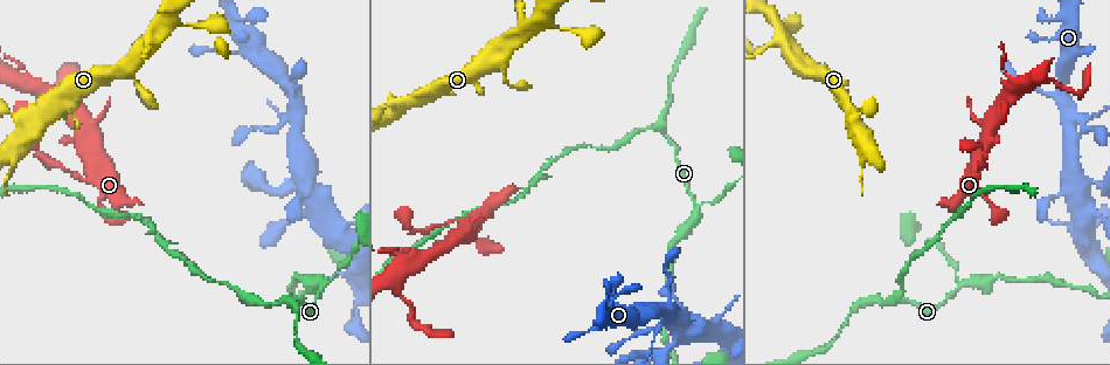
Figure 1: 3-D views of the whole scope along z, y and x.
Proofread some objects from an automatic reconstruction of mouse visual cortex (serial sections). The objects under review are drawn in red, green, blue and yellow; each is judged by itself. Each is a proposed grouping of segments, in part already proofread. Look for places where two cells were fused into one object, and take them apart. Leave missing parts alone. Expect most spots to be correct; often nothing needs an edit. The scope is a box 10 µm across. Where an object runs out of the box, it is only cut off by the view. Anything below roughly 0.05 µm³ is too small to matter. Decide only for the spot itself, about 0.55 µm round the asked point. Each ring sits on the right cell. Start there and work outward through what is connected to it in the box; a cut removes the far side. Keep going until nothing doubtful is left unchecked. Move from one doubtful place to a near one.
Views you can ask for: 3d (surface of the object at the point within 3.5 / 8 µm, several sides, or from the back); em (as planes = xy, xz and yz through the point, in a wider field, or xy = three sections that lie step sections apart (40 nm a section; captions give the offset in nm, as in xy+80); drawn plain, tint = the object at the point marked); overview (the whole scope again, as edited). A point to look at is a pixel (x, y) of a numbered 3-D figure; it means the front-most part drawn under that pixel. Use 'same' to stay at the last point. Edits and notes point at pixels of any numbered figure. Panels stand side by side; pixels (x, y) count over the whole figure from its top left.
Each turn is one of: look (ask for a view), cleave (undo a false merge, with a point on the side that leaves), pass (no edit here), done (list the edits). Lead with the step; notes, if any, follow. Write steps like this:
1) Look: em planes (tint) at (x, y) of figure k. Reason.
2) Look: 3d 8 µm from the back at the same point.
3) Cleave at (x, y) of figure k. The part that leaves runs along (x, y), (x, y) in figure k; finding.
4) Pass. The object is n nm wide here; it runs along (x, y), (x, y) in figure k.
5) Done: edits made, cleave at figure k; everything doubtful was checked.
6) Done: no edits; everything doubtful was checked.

Look: 3d 3.5 µm at (1066, 115) of figure 1. Arms part here.

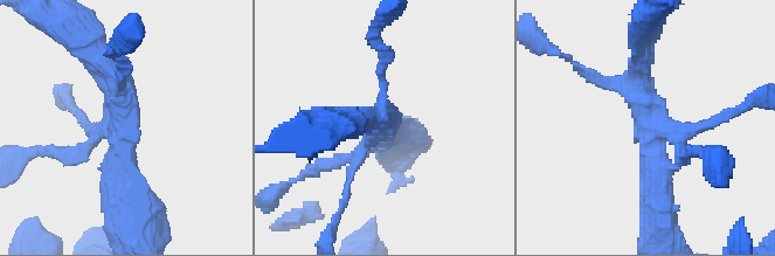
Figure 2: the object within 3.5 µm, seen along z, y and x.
Look: em xy step 3 (tint) at (649, 129) of figure 2. 4 arms meet here; the arms are 150, 200, 300, 350 nm wide.

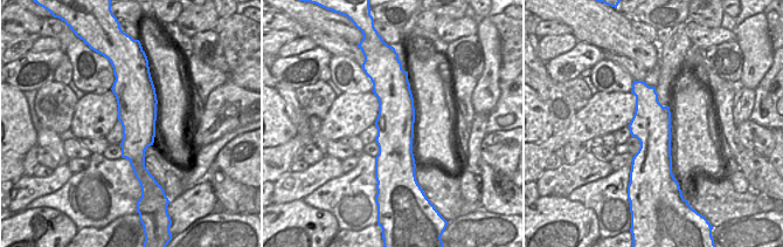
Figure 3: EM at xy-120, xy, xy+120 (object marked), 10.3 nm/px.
Pass. It runs along (101, 57), (119, 82), (130, 208) in figure 2; all the same cell.

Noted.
Look: 3d 3.5 µm at (324, 289) of figure 1. Arms part here.

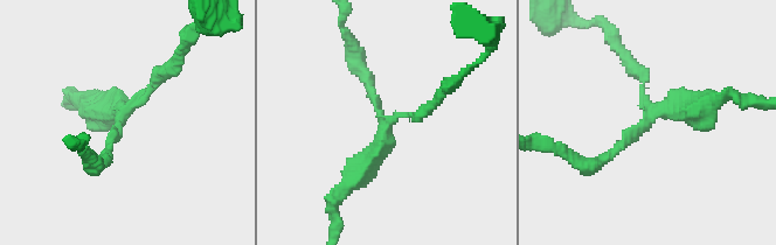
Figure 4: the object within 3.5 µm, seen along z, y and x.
Look: em xy step 1 (tint) at (650, 119) of figure 4. 3 arms meet here; the arms are 150, 150, 350 nm wide; need the tissue.

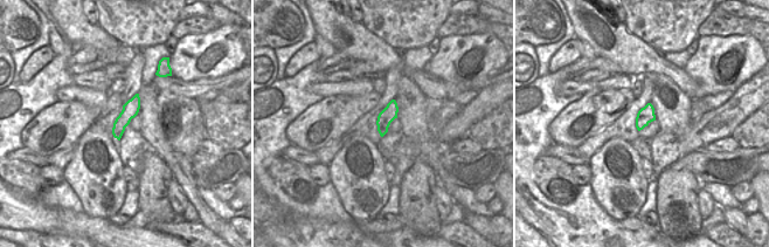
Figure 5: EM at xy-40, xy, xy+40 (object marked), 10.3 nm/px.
Pass. It runs along (596, 165), (659, 111), (713, 100) in figure 4; all the same cell.

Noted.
Look: 3d 3.5 µm at (879, 298) of figure 1. Branch point.

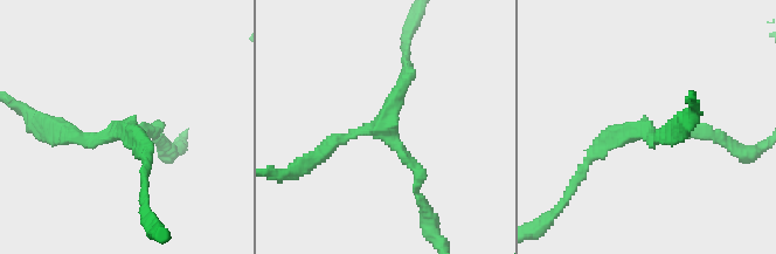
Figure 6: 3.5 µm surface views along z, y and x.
Look: em xy step 5 (tint) at (383, 133) of figure 6. 3 arms meet here; the arms are 150, 200, 200 nm wide.

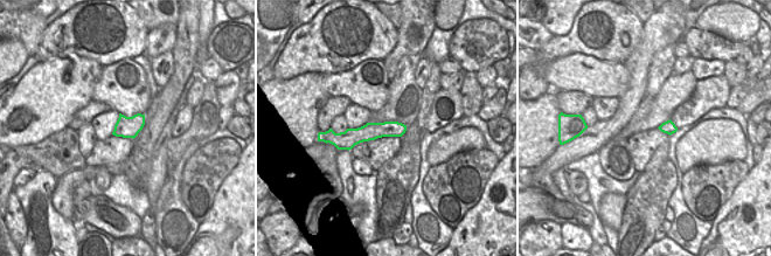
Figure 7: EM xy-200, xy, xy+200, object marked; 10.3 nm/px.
Pass. The object is 190 nm wide here; it runs along (403, 128), (337, 137) in figure 7; all the same cell.

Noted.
Done: no edits; everything doubtful was checked.

